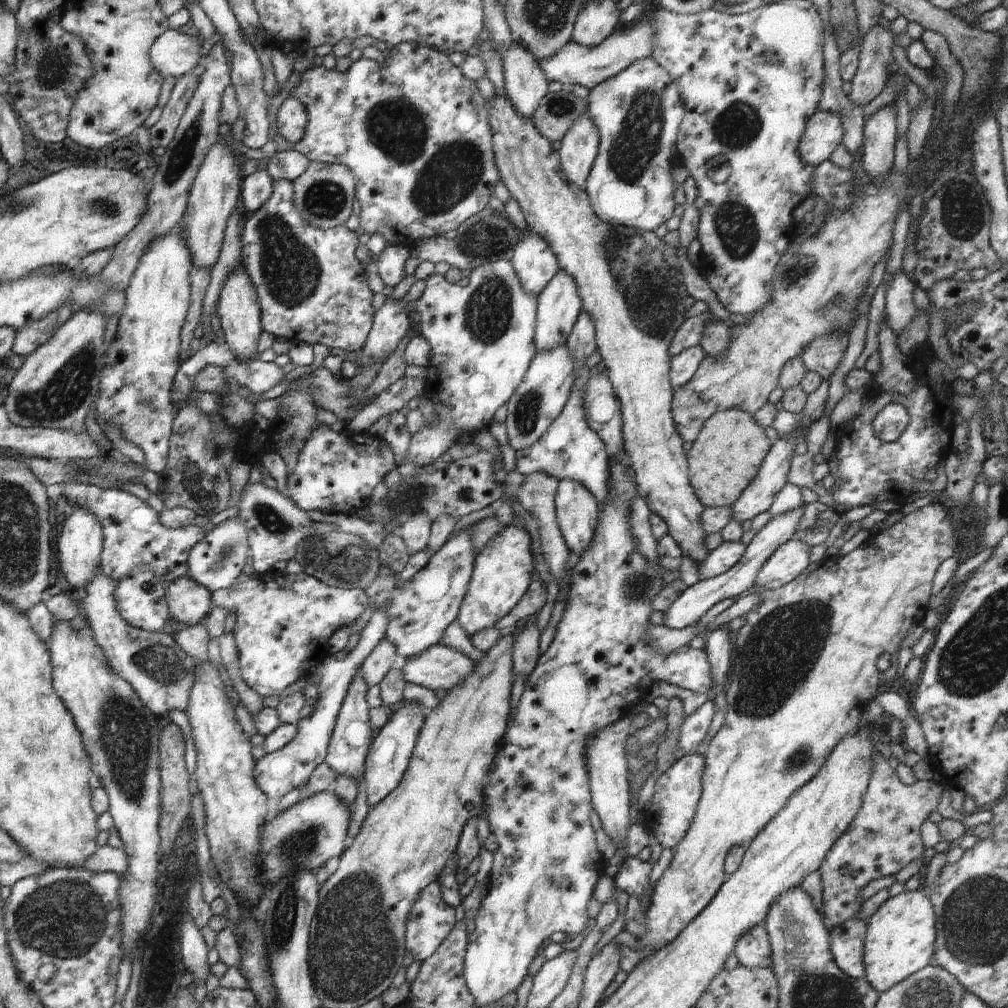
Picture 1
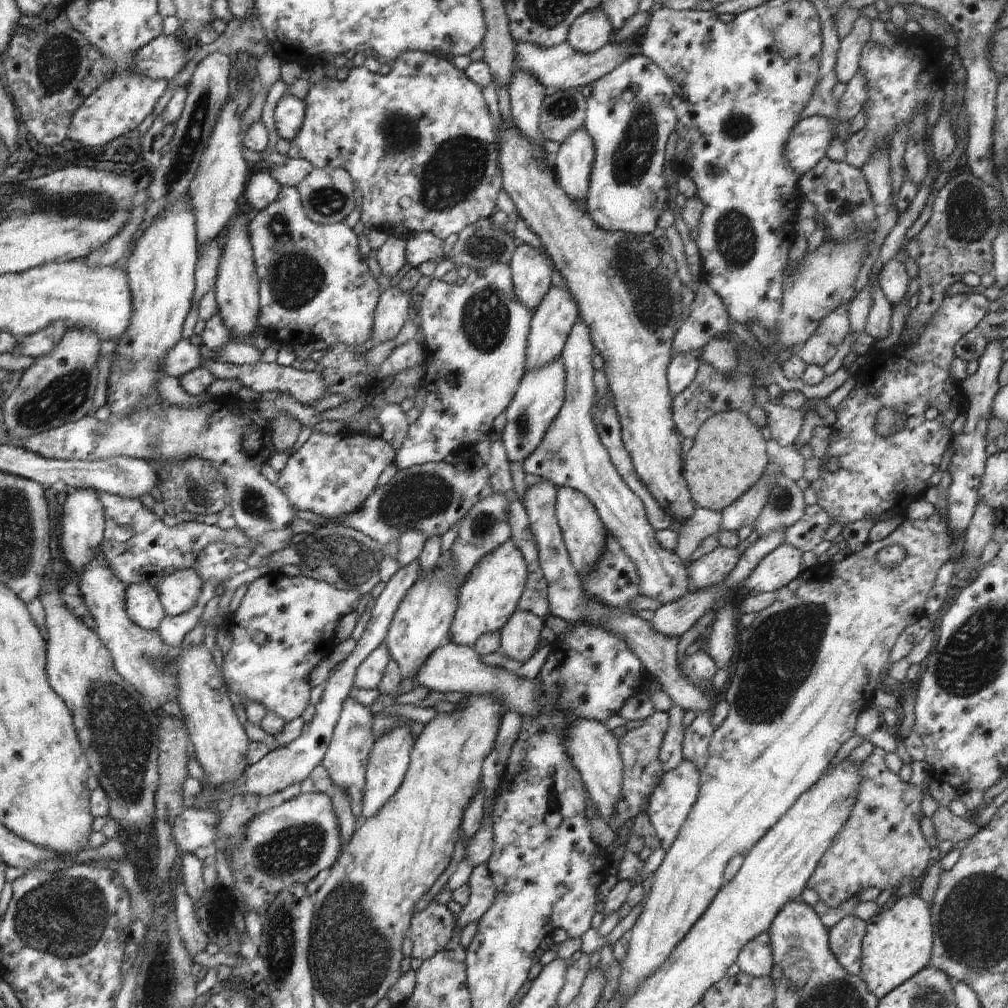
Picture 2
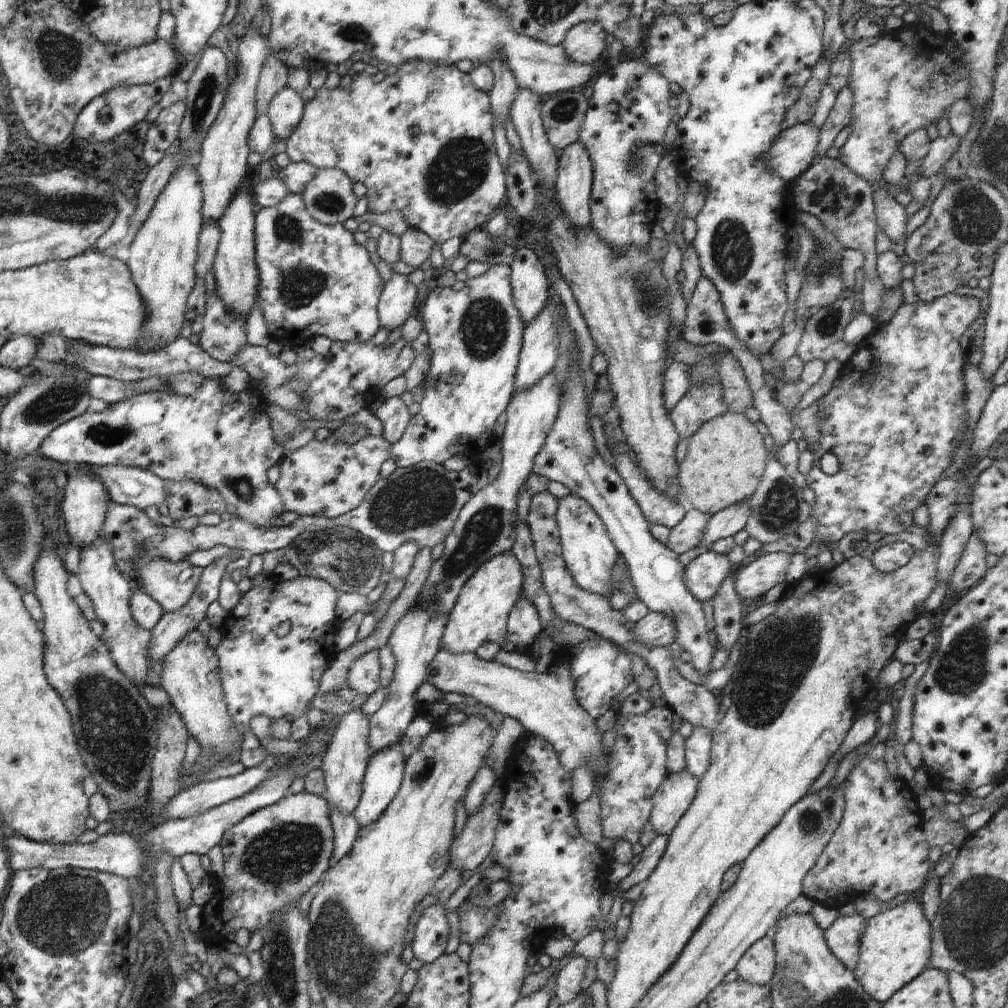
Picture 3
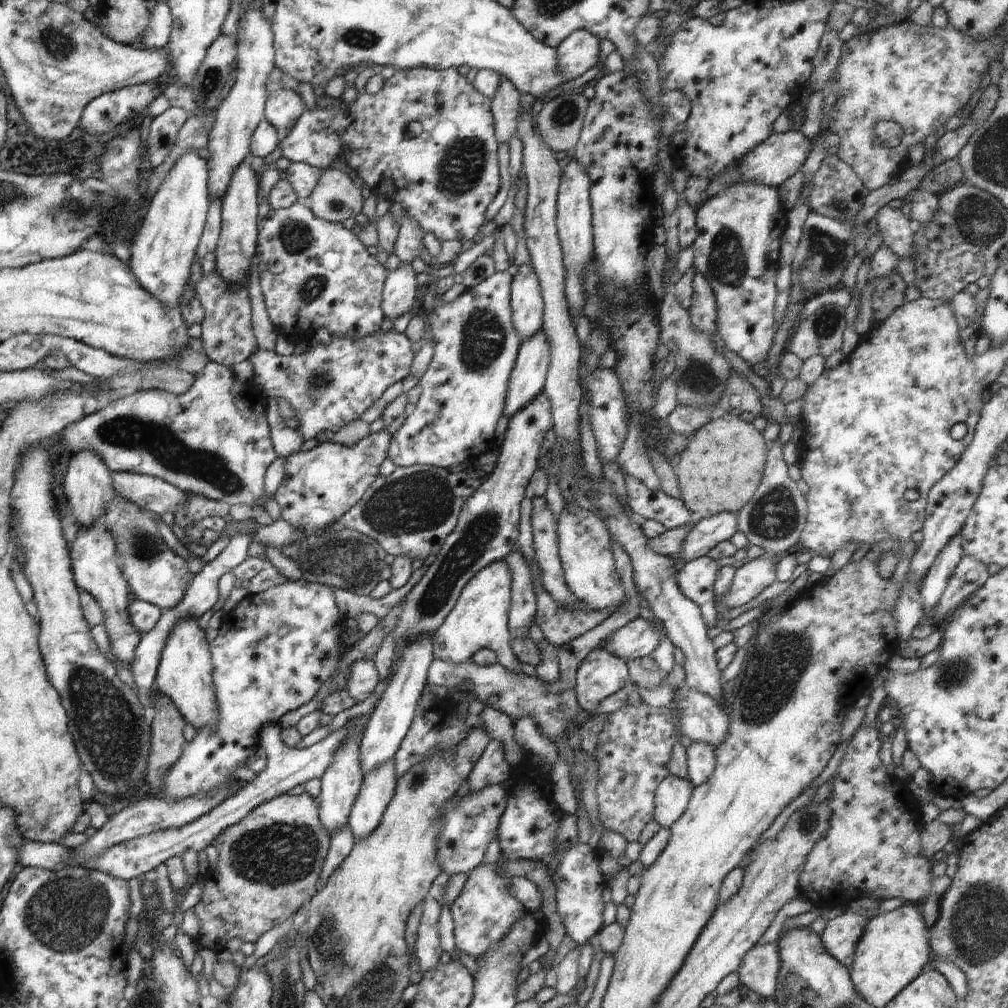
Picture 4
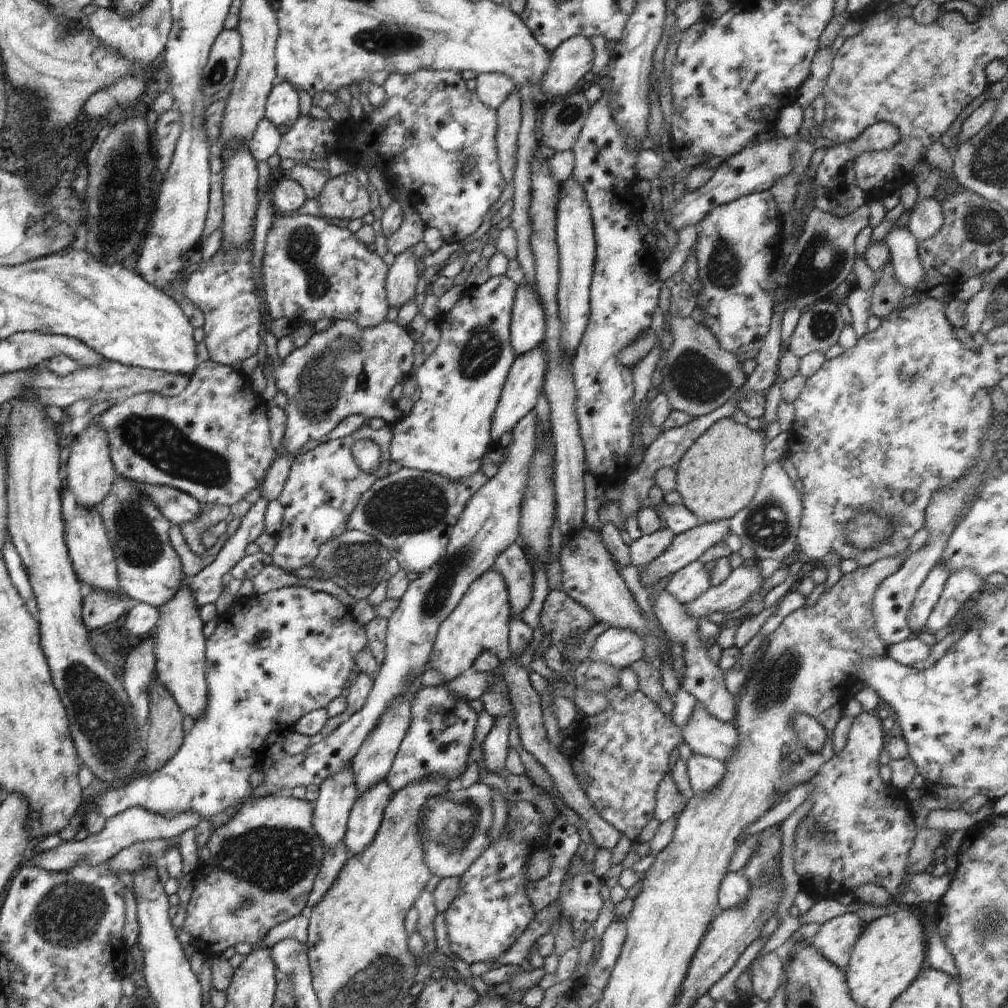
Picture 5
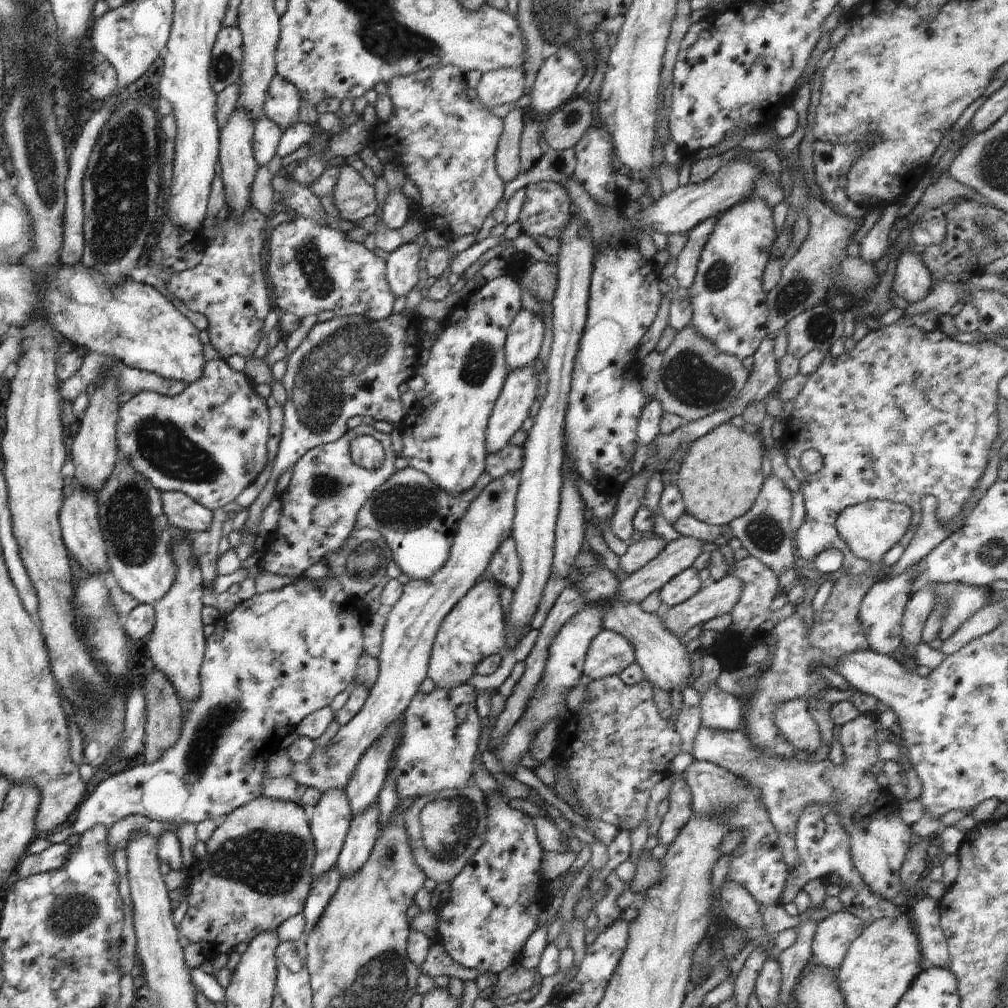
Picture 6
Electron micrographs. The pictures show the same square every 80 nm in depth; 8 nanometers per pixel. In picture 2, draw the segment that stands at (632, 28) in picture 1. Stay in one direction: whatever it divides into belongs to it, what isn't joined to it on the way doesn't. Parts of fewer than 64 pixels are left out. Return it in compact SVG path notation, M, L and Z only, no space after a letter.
M614 40L611 43L606 43L593 53L584 54L578 52L568 43L562 43L552 48L539 47L530 43L515 43L515 59L521 69L535 76L545 88L550 86L550 88L557 88L557 90L571 88L581 90L584 86L594 84L597 80L612 72L632 55L636 55L640 48L641 42L639 40L636 40L635 44L628 44L628 46L623 42L617 43Z

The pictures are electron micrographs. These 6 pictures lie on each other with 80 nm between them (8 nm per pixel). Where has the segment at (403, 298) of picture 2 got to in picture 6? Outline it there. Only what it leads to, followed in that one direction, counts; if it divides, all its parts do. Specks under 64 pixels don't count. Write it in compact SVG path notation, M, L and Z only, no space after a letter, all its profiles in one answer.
M410 243L391 252L386 260L386 282L396 298L406 297L412 288L422 284L424 274L418 267L421 249L418 243Z

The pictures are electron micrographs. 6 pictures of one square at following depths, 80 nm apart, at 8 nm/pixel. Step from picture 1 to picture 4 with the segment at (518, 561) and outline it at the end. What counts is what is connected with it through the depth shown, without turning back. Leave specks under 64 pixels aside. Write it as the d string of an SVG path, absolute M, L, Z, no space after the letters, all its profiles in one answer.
M504 559L491 562L488 566L479 570L465 585L450 614L444 622L435 630L433 638L433 656L455 663L470 661L471 656L481 648L490 648L496 653L497 662L515 673L523 673L520 670L520 661L512 652L510 646L511 634L508 630L508 611L511 603L511 588L513 587L513 574Z

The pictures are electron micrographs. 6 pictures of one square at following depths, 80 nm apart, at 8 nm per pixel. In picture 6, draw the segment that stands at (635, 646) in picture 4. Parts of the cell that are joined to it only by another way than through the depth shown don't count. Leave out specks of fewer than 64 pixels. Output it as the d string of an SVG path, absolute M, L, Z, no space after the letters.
M604 628L589 644L583 666L585 681L618 675L635 660L632 643L625 636Z

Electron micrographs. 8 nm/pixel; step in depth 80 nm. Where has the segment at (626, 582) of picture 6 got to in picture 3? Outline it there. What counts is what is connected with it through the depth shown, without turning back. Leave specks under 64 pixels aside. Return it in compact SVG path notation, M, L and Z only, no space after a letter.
M751 498L737 502L719 510L711 516L706 525L701 541L696 547L706 547L710 550L711 544L717 540L733 537L744 529L751 513Z

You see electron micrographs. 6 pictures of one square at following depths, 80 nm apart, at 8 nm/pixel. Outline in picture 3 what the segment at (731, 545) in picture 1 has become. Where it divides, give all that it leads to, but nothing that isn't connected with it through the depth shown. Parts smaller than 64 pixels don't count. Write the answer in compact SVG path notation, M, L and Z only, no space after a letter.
M708 550L685 567L683 573L686 588L700 602L714 597L721 582L735 572L736 567L727 556Z

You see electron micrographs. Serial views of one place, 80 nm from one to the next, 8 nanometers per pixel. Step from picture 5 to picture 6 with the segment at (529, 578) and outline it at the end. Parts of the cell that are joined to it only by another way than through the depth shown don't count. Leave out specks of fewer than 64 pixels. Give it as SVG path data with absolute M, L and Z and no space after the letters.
M512 537L502 542L486 570L487 574L502 587L510 588L512 592L518 588L522 576L521 562L515 540Z

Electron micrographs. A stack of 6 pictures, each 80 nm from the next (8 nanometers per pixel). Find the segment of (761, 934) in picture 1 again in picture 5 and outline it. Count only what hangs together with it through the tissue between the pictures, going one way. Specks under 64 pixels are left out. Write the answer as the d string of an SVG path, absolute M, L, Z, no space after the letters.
M770 951L754 959L747 968L747 972L751 973L753 994L769 1001L781 985L784 968L781 951Z

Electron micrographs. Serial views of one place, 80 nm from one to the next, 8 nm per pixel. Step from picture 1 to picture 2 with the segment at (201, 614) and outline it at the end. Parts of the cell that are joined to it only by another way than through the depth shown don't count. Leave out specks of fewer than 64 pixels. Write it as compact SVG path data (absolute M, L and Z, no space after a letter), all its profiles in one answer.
M192 567L161 575L153 582L165 613L173 617L189 613L198 604L205 585Z

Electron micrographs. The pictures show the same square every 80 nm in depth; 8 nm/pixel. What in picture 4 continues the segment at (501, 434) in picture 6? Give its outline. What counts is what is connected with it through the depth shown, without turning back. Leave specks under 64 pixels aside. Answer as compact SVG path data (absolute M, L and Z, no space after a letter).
M544 329L521 342L514 370L508 381L502 414L508 419L543 390L551 361L550 349Z

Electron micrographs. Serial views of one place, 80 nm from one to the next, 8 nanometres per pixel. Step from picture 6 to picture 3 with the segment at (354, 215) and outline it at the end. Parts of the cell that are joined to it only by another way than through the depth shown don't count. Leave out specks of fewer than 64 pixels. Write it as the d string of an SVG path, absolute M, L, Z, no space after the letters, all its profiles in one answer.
M317 169L316 176L304 187L301 197L312 218L319 223L323 225L343 223L352 217L357 203L356 196L352 191L352 184L353 180L350 180L350 177L340 169Z

